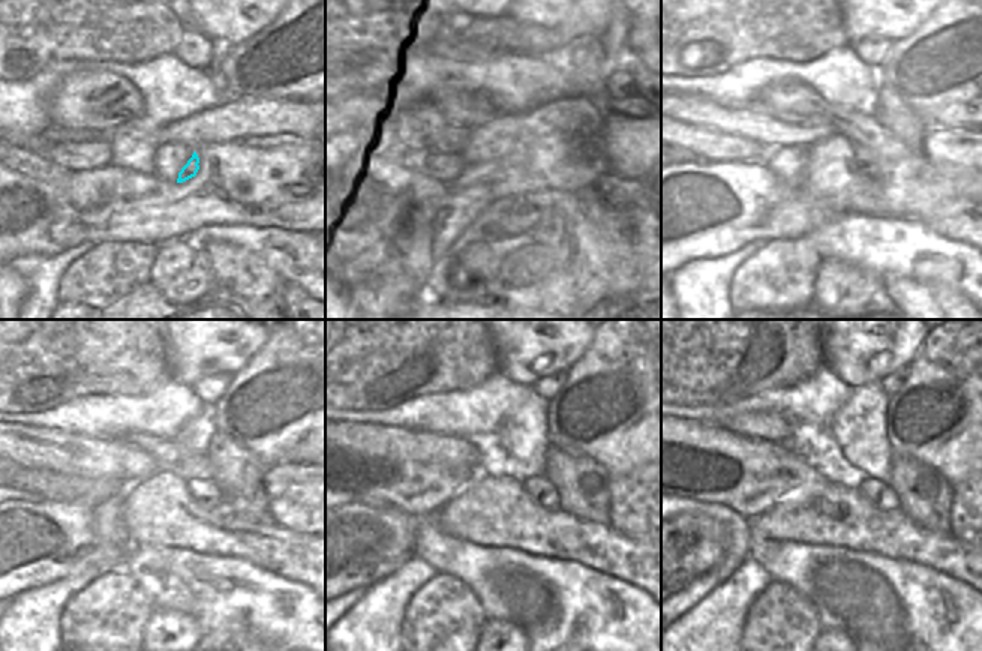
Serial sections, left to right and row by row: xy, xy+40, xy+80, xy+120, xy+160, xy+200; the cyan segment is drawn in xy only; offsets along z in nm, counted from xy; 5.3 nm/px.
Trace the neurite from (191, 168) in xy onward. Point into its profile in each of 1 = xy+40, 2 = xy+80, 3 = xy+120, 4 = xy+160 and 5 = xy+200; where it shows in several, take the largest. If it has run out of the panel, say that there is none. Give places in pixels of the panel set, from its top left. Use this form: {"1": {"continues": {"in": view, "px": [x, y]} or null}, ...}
{"1": {"continues": {"in": "xy+40", "px": [528, 161]}}, "2": {"continues": {"in": "xy+80", "px": [865, 159]}}, "3": {"continues": {"in": "xy+120", "px": [206, 492]}}, "4": {"continues": {"in": "xy+160", "px": [540, 489]}}, "5": {"continues": {"in": "xy+200", "px": [880, 494]}}}

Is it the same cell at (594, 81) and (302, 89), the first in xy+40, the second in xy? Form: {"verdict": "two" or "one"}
{"verdict": "one"}

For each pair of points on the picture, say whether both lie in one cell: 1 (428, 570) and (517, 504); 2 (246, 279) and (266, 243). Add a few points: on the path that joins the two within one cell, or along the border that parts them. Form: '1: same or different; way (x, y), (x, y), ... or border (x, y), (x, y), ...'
1: different; border (437, 522), (450, 536), (501, 548)
2: different; border (227, 242), (257, 252), (281, 281)

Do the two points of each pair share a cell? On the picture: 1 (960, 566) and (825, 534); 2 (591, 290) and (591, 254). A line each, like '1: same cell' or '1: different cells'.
1: same cell
2: different cells

